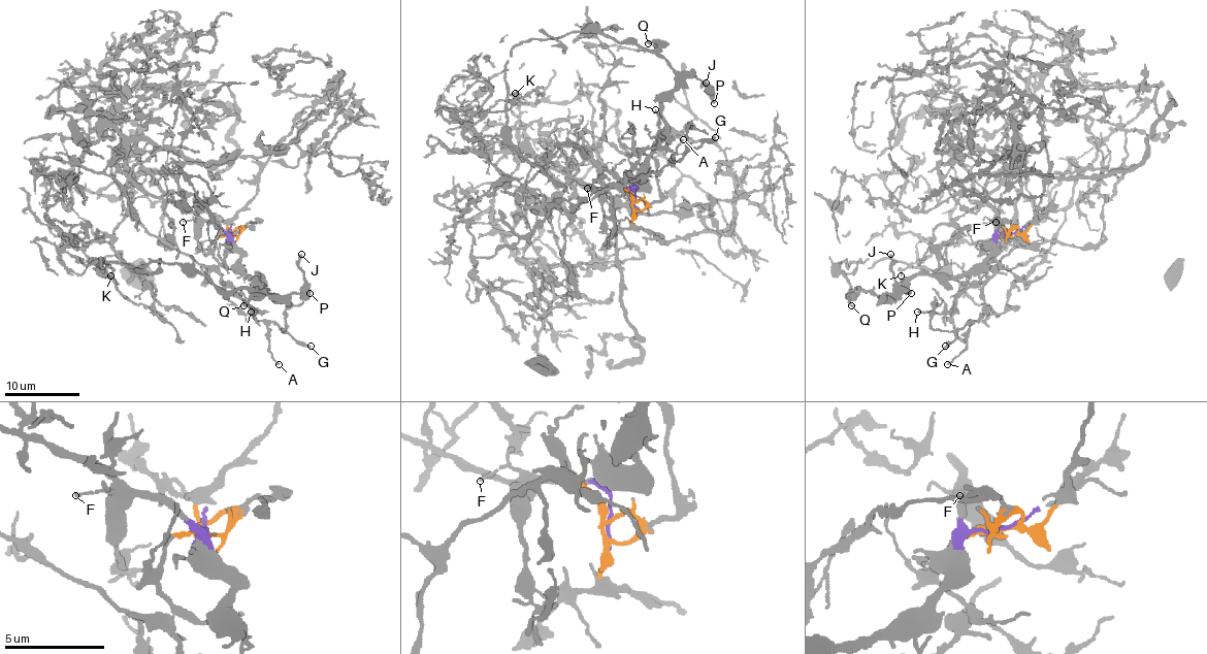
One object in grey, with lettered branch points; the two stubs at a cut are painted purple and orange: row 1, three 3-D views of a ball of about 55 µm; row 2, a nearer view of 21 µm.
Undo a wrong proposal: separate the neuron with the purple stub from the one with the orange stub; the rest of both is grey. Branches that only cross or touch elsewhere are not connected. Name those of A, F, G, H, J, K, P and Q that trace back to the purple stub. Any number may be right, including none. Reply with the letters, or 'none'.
F, J, P, Q

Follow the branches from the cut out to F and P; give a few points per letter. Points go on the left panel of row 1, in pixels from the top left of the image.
F: (229, 233), (214, 224), (182, 222)
P: (229, 233), (239, 256), (239, 267), (250, 276), (260, 274), (257, 280), (268, 291), (310, 293)

